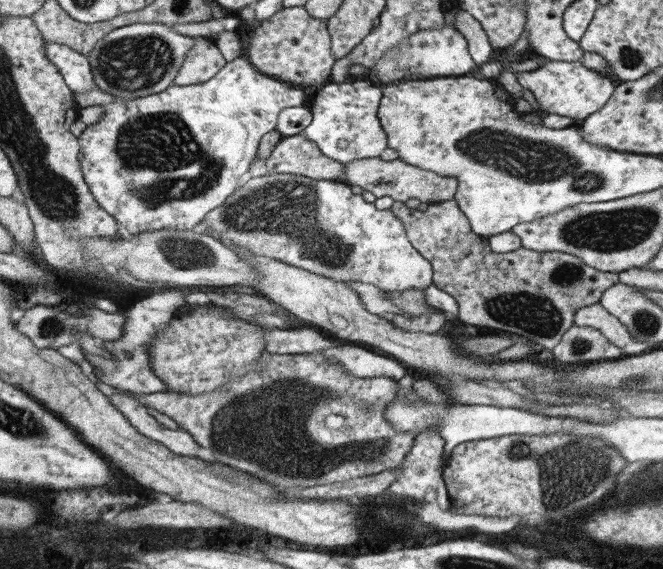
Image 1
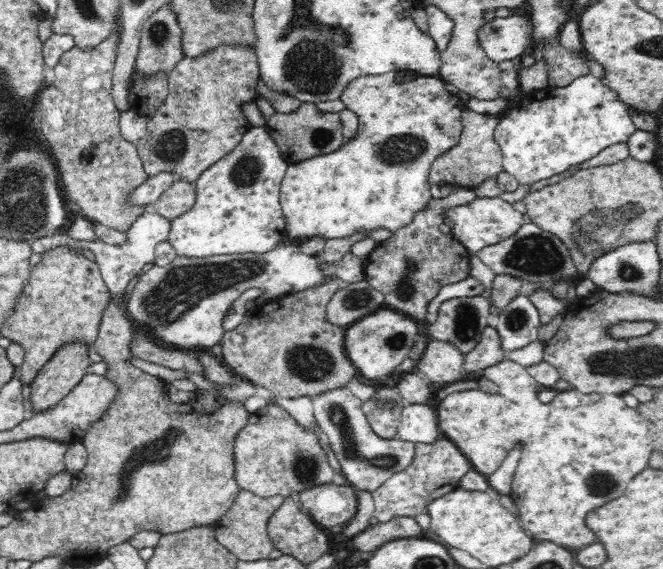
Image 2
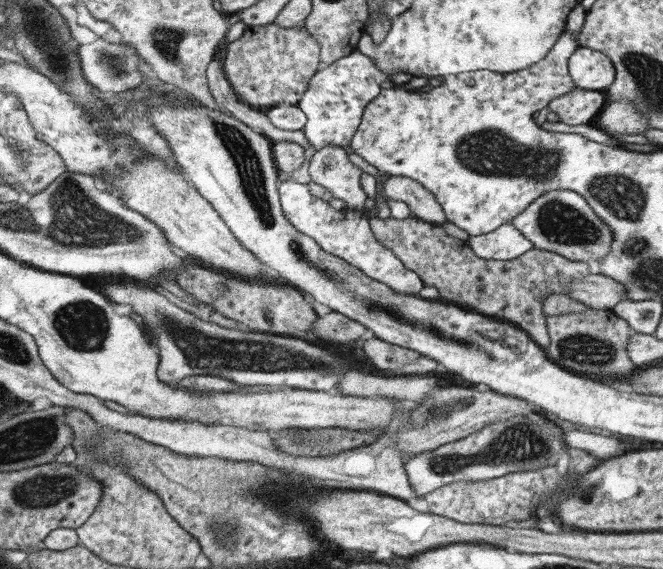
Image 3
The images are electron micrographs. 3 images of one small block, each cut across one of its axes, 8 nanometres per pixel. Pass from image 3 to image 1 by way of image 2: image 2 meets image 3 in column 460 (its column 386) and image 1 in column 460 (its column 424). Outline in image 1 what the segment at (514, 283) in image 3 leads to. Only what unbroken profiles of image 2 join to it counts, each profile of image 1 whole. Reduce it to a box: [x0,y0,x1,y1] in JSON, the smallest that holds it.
[389,199,618,350]

